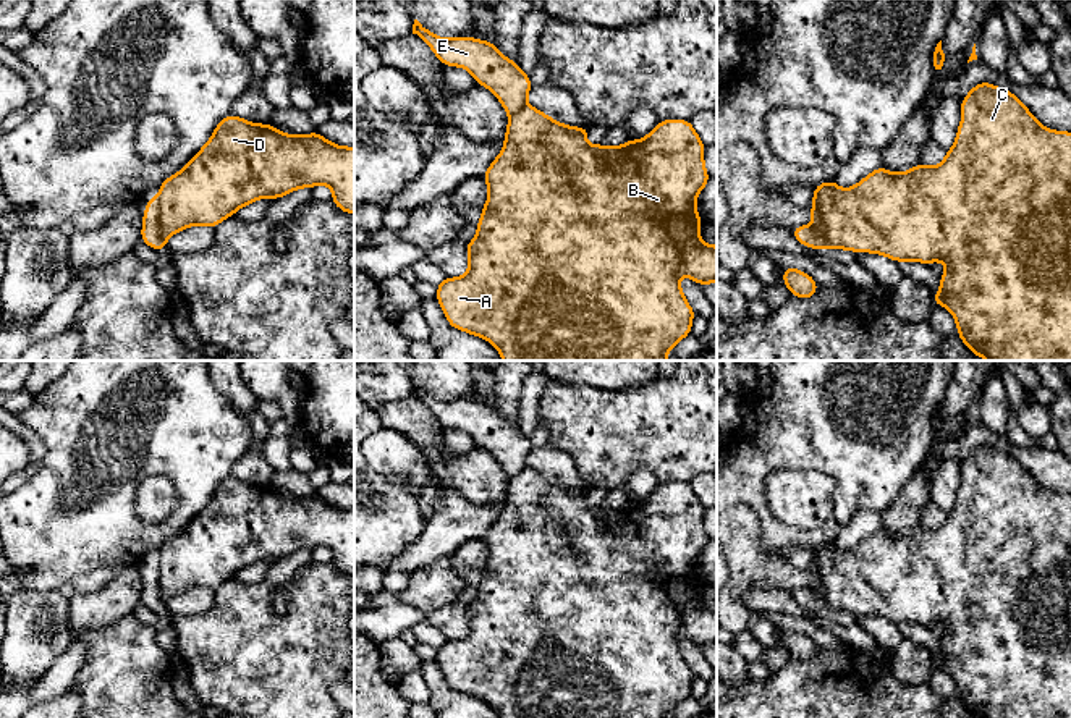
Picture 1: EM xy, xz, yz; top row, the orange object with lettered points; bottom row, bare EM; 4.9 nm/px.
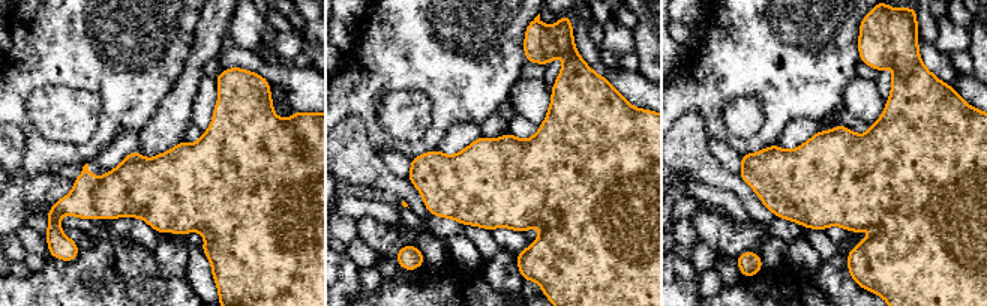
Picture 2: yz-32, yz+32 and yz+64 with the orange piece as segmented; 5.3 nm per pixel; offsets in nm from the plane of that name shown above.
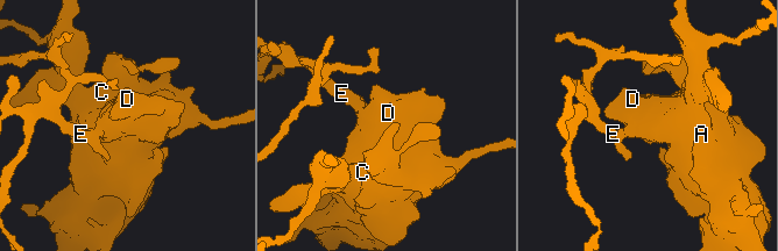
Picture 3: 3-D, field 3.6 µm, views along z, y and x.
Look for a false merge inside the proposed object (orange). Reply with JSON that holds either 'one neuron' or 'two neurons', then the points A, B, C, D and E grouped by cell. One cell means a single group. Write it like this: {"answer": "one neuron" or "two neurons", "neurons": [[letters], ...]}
{"answer": "two neurons", "neurons": [["A", "B", "C", "D"], ["E"]]}

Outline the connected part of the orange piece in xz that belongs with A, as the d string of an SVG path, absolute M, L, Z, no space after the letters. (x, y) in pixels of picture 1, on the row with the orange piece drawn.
M526 105L510 115L505 146L484 173L489 199L477 223L476 238L466 244L469 270L459 278L445 277L437 286L437 301L448 323L474 336L485 338L503 361L667 361L667 353L691 335L696 312L683 296L678 277L689 275L699 286L717 283L717 246L707 246L699 236L702 218L696 210L696 197L710 175L704 168L705 146L688 120L663 120L644 139L626 141L621 147L589 146L589 126L573 128L555 121L540 110Z

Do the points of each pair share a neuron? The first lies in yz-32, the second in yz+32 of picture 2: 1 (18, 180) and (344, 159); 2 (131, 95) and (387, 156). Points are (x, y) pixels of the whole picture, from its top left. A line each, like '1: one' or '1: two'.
1: one
2: two

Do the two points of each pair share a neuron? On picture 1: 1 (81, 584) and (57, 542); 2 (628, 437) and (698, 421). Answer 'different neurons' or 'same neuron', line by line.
1: different neurons
2: same neuron

